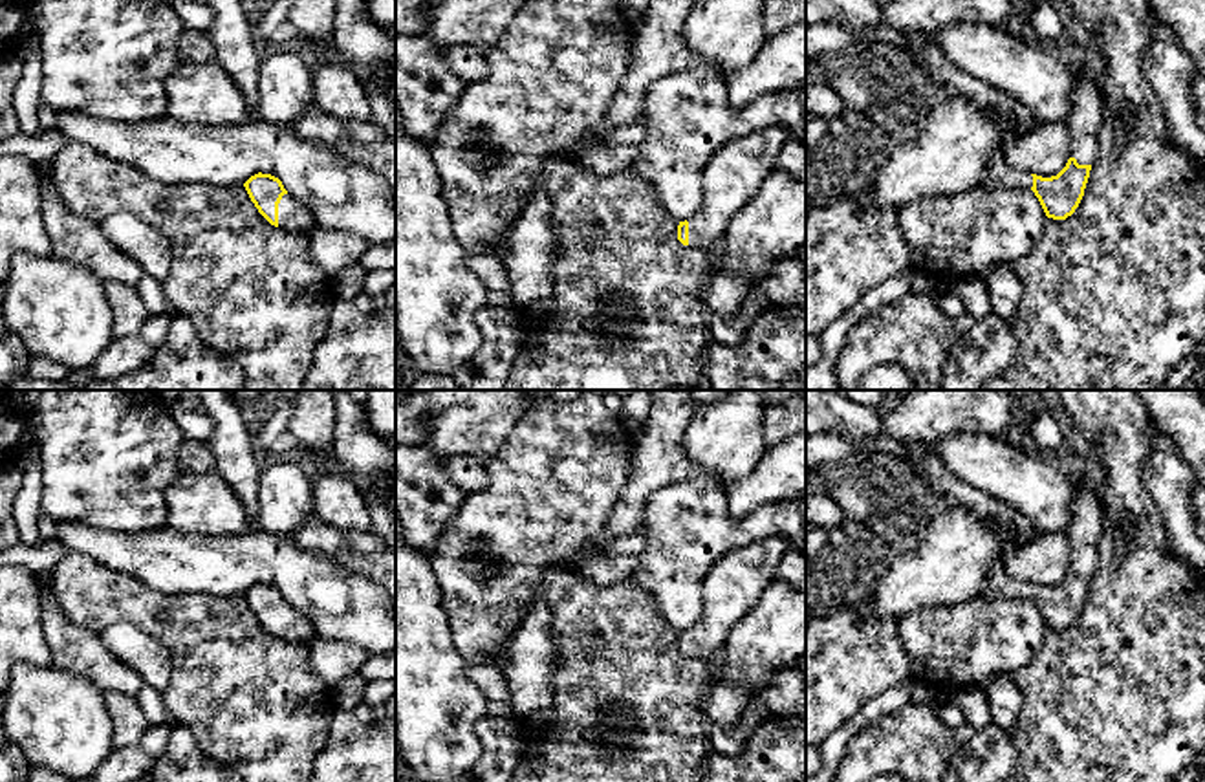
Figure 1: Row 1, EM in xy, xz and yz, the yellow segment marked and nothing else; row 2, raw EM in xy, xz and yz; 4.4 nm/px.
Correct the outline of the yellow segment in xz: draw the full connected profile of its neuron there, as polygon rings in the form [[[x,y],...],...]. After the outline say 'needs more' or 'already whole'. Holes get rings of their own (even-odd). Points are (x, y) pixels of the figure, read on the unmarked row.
[[[767,537],[718,559],[703,579],[703,615],[679,632],[678,650],[689,657],[716,657],[733,625],[758,603],[775,579],[787,549],[782,537]]]; needs more

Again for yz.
[[[1071,478],[1071,520],[1064,531],[1071,542],[1071,560],[1066,577],[1051,588],[1022,582],[1005,571],[1004,559],[1000,557],[991,562],[980,593],[989,601],[1031,599],[1046,626],[1053,630],[1066,630],[1075,623],[1099,564],[1099,538],[1102,531],[1101,496],[1090,480]]]; needs more

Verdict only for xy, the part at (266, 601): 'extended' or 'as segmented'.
extended

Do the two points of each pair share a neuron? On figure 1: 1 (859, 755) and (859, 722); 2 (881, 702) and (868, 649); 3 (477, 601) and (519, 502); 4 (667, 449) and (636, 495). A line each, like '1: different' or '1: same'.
1: different
2: different
3: same
4: same

